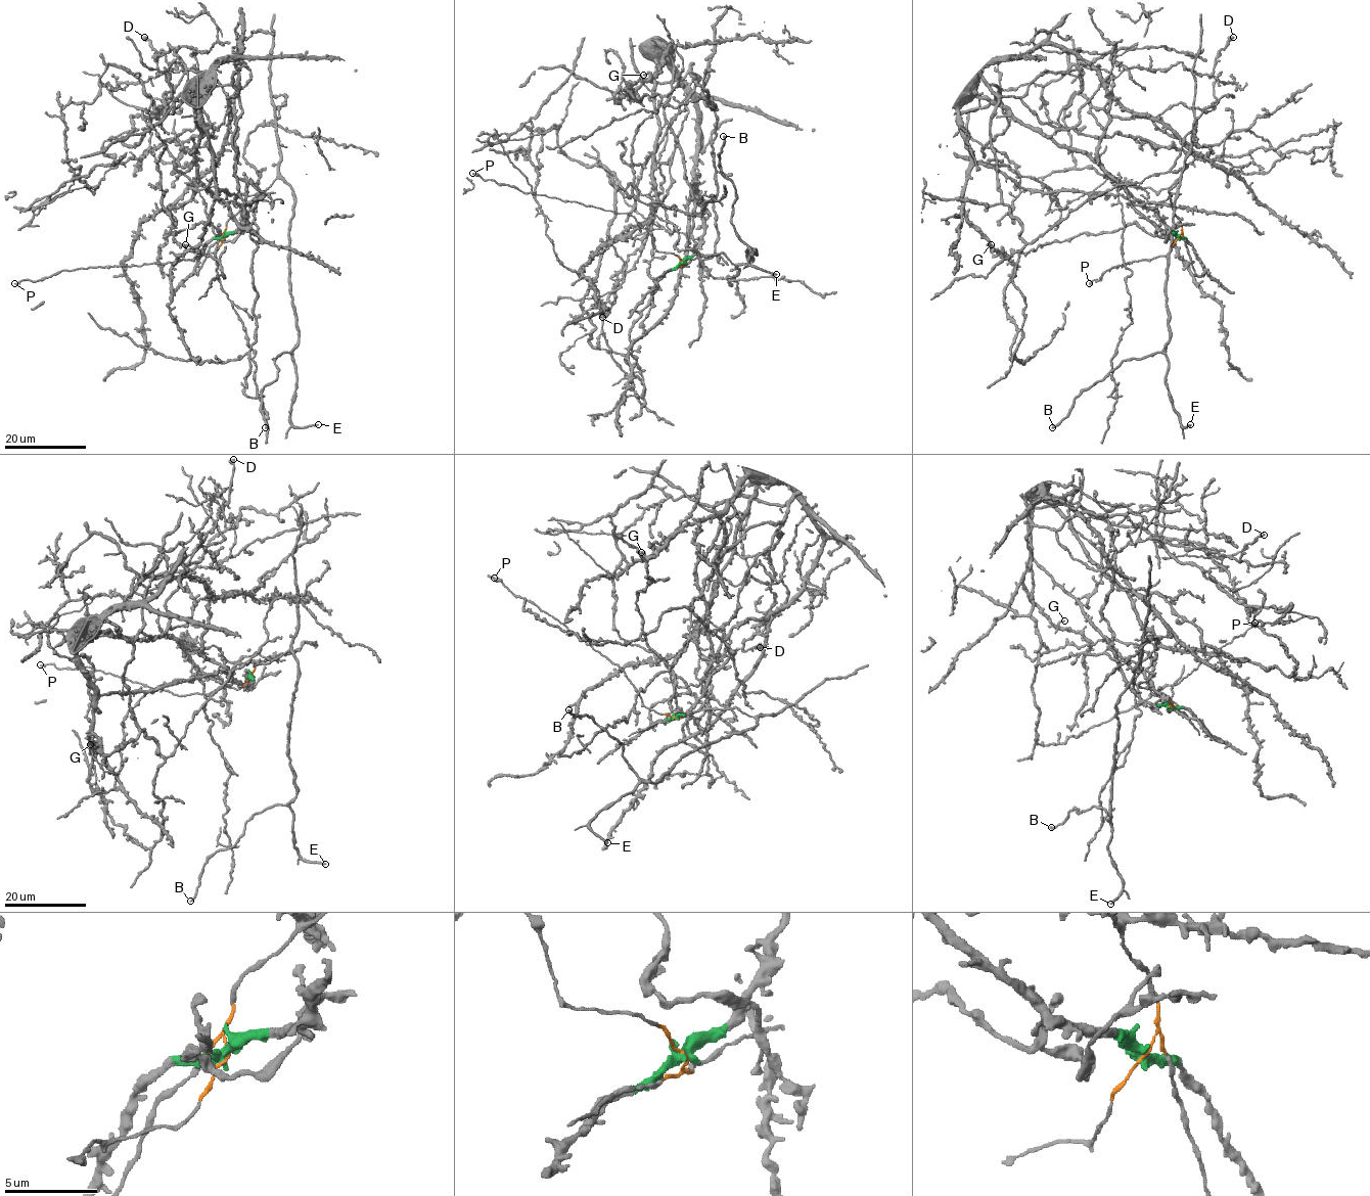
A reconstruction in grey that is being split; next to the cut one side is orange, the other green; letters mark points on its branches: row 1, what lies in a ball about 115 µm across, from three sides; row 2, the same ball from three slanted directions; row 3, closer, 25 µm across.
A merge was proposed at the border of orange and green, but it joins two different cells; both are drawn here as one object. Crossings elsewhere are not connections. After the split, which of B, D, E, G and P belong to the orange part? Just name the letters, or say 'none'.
B, E, P

